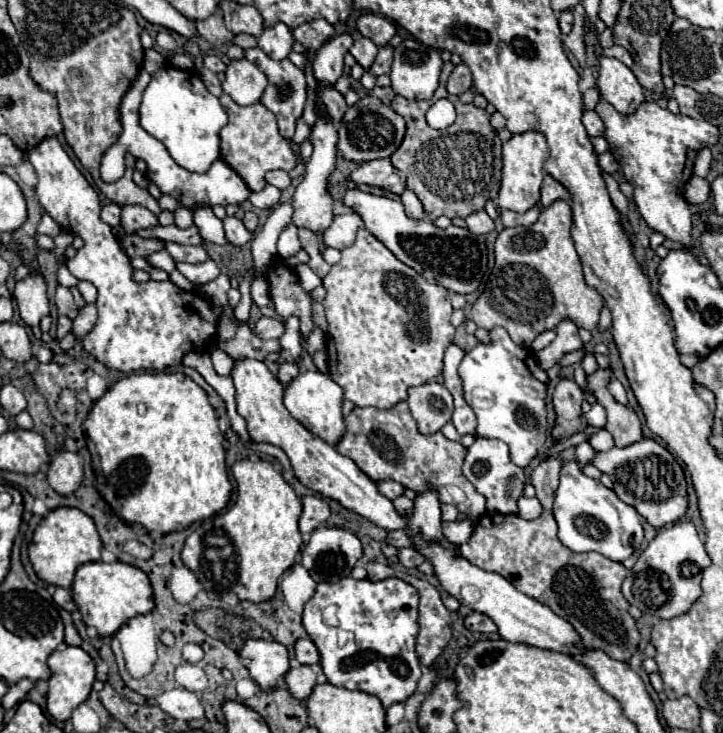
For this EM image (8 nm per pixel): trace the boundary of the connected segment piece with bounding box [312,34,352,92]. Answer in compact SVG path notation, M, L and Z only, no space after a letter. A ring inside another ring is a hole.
M340 34L340 36L334 36L332 40L328 40L320 48L320 52L316 54L316 58L312 62L318 92L320 92L322 84L334 86L336 80L342 76L344 54L350 50L350 46L352 46L352 36L350 34Z

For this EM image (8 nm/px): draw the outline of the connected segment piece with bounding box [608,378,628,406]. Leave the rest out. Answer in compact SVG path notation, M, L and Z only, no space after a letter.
M612 378L610 380L610 384L608 384L608 388L610 388L610 392L612 392L612 396L614 396L614 400L616 402L620 402L620 404L624 404L624 406L628 406L628 398L626 398L626 390L624 390L624 386L616 380L616 378Z

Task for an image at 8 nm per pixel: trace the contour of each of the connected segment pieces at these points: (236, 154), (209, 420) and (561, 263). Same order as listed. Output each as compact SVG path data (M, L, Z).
M222 94L220 104L228 114L228 124L220 132L220 156L230 168L238 172L250 190L258 192L266 186L264 174L268 170L292 170L298 164L298 156L294 154L292 144L278 132L274 114L270 114L270 110L266 110L260 102L252 106L238 106L228 94Z
M142 372L142 374L130 374L126 378L120 378L102 398L98 398L84 422L84 432L90 440L90 444L94 446L94 456L96 456L96 464L98 464L98 470L104 474L104 478L110 482L112 488L108 488L108 504L112 508L118 510L120 518L124 518L126 522L136 522L140 526L144 526L148 532L150 530L158 530L162 534L168 534L168 532L178 532L178 530L184 530L188 526L192 526L194 522L202 522L214 514L218 514L230 500L230 492L232 492L232 486L230 486L230 480L228 480L228 474L226 474L226 464L224 464L224 436L218 428L218 418L216 418L216 412L214 408L210 406L208 402L208 394L192 380L188 378L186 374L182 372L162 372L162 374L154 374L154 372Z
M556 200L542 210L532 226L504 228L498 234L494 244L496 262L488 286L472 304L470 312L476 326L486 330L490 330L490 326L504 326L520 346L530 346L540 332L556 328L564 318L570 318L578 328L590 332L596 328L598 308L604 306L604 300L584 282L570 228L572 210L568 202Z

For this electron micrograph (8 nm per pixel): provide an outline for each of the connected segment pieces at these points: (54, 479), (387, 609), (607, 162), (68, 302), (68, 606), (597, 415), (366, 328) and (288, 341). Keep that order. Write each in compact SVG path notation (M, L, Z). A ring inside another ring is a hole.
M60 450L48 466L48 484L62 496L70 496L82 484L82 458L76 452Z
M352 576L338 582L322 582L316 586L316 594L306 602L302 612L302 624L316 644L320 654L320 666L326 680L334 686L344 686L348 690L362 690L374 694L384 708L404 702L416 690L422 676L420 662L416 656L416 636L418 636L418 590L400 578L388 578L382 582L354 580Z
M604 152L604 154L598 156L598 166L600 166L604 172L608 172L608 174L618 172L618 162L616 162L616 158L614 158L610 152Z
M64 286L56 288L56 308L58 308L60 316L68 316L70 320L74 320L78 316L78 308L76 308L76 304L72 300L72 294Z
M56 588L56 592L54 592L54 602L60 606L60 608L64 608L64 610L68 610L68 612L74 612L76 610L76 604L74 604L74 600L72 600L72 596L70 596L70 590L66 590L66 588Z
M592 405L591 409L584 416L590 426L602 428L606 425L606 412L600 405Z
M366 228L358 232L356 242L350 248L342 250L342 260L326 274L324 288L326 298L322 304L328 320L330 354L328 374L344 390L346 400L362 408L390 408L408 398L406 390L410 386L422 386L440 376L444 352L454 338L454 326L450 324L452 304L446 288L428 282L414 268L400 262Z
M290 318L284 326L284 334L280 338L282 348L294 358L294 362L300 358L302 354L302 340L300 340L300 332L298 332L298 318Z

